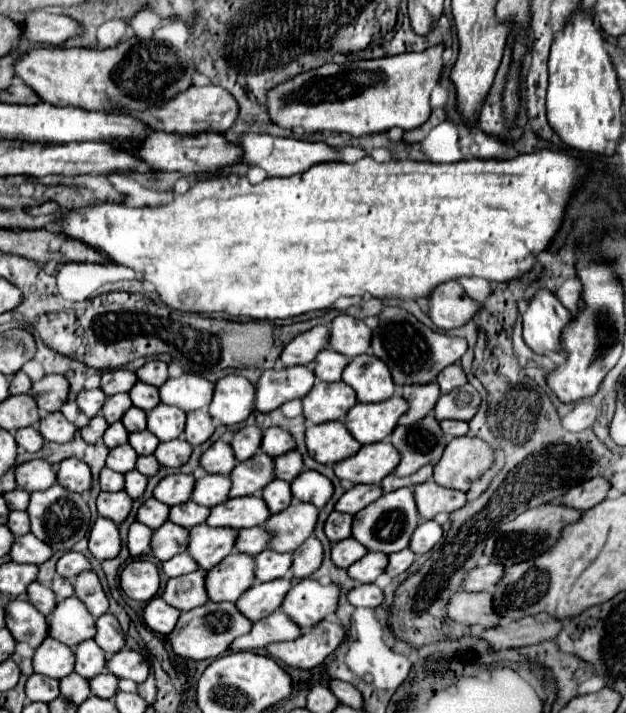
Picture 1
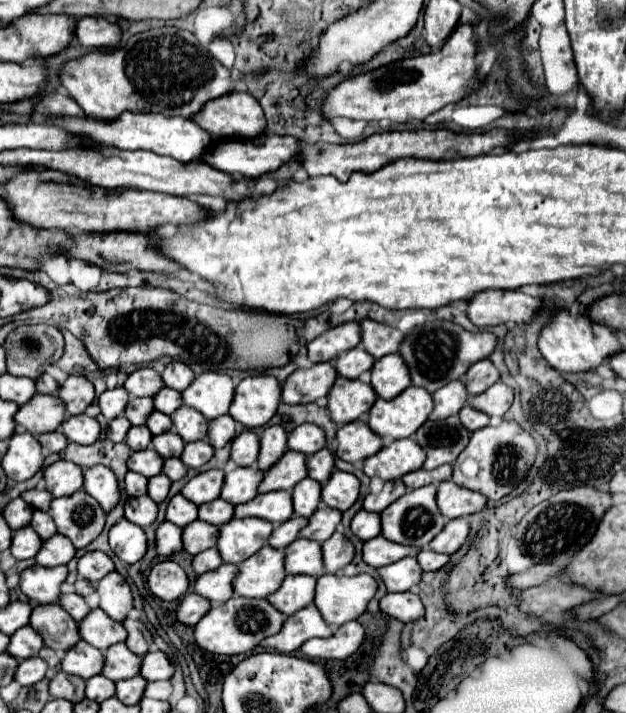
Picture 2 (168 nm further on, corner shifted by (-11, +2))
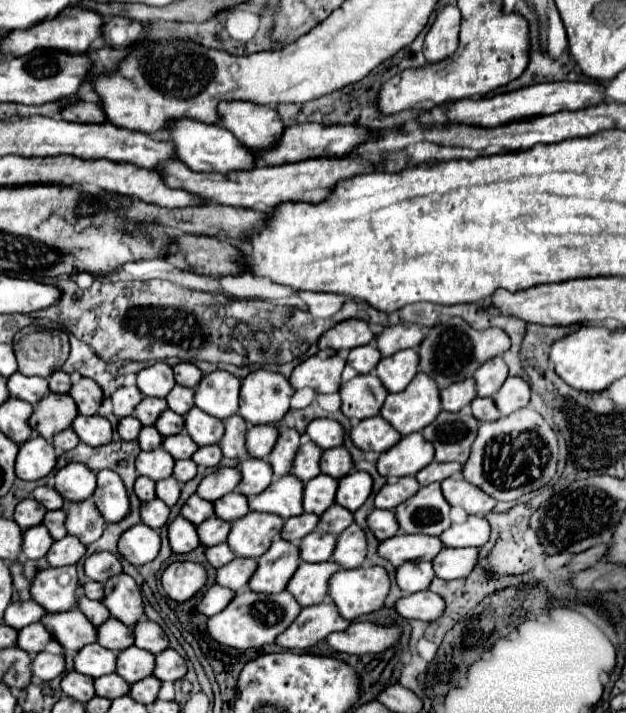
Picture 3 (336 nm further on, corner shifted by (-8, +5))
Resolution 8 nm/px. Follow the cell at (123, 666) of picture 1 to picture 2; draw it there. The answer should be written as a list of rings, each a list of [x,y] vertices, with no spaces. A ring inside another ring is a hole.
[[[149,651],[141,659],[141,677],[147,681],[159,681],[159,679],[169,679],[173,675],[175,667],[171,665],[169,657],[163,651]]]

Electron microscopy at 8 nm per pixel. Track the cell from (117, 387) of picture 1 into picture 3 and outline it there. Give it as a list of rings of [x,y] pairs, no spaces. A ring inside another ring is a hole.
[[[156,362],[154,366],[138,374],[138,388],[144,396],[166,398],[174,386],[176,386],[174,372],[172,372],[172,366],[168,366],[166,362]]]

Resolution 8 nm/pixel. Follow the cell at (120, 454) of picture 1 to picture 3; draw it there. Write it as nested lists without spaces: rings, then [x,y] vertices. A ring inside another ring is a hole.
[[[156,448],[152,452],[140,452],[136,458],[136,470],[140,476],[148,476],[154,482],[170,478],[174,472],[174,458],[164,450]]]

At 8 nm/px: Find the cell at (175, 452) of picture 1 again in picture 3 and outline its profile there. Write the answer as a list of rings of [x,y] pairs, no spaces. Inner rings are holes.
[[[212,444],[212,446],[202,446],[202,448],[198,448],[198,452],[192,456],[192,460],[194,460],[198,466],[208,466],[208,468],[212,468],[212,466],[218,466],[218,464],[220,464],[220,460],[222,460],[222,450],[220,450],[220,446],[216,446],[216,444]]]

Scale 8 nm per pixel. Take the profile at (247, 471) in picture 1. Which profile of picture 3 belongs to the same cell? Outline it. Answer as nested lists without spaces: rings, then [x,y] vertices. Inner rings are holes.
[[[304,440],[296,454],[290,474],[302,478],[304,482],[316,478],[320,474],[320,458],[322,458],[322,448],[316,446],[312,440]]]

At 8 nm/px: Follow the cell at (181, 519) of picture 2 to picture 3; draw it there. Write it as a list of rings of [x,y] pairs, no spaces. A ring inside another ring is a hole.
[[[194,494],[194,496],[190,496],[190,500],[184,504],[182,516],[188,518],[190,522],[194,522],[194,524],[198,526],[200,522],[204,522],[204,520],[208,520],[208,518],[214,516],[214,506],[212,506],[212,502],[208,502],[208,500],[204,500],[204,498],[200,498],[200,496]]]

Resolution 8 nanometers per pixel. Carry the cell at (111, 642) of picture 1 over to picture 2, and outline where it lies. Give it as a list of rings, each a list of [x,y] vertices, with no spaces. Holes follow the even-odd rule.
[[[125,619],[123,627],[127,629],[127,639],[125,645],[135,653],[135,655],[143,655],[149,651],[149,631],[145,629],[145,625],[141,621],[133,621],[133,619]]]

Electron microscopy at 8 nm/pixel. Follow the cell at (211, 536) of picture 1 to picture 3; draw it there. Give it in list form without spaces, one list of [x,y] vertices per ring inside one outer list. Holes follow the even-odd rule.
[[[250,512],[244,518],[232,522],[232,530],[228,536],[228,544],[234,550],[236,556],[246,556],[246,558],[260,558],[272,544],[274,536],[280,534],[284,526],[284,518],[276,514],[266,514],[266,512]]]

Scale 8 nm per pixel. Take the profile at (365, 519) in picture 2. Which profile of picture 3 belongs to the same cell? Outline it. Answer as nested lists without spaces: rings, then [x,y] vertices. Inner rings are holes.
[[[374,510],[370,516],[368,516],[368,524],[372,528],[372,532],[376,534],[378,540],[386,540],[386,538],[392,538],[398,534],[400,526],[396,522],[396,512],[394,510]]]

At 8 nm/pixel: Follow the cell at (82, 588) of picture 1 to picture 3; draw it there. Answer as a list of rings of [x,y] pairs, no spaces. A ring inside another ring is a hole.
[[[120,574],[116,578],[110,578],[104,584],[104,604],[108,606],[110,614],[124,622],[126,626],[134,626],[144,616],[144,602],[140,586],[134,582],[132,576]]]

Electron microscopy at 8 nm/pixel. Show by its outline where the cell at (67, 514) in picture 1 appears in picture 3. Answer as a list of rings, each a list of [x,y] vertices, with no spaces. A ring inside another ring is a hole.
[[[92,498],[84,502],[72,502],[68,508],[68,518],[66,518],[66,530],[72,536],[78,536],[80,542],[92,544],[96,542],[106,528],[106,522],[102,514],[98,512],[96,504]]]

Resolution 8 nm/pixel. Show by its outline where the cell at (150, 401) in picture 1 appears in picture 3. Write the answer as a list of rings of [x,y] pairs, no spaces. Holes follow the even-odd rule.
[[[174,386],[172,392],[166,396],[168,408],[174,410],[176,414],[188,414],[188,410],[194,406],[194,388],[184,388],[184,386]]]

